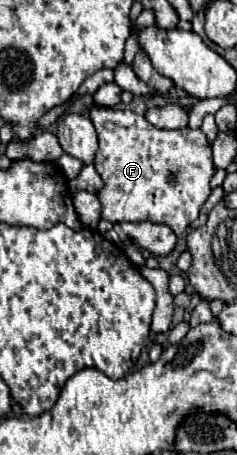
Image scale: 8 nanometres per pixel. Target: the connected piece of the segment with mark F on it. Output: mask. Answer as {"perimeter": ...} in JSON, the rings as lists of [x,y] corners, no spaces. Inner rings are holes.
{"perimeter":[[[90,107],[90,119],[98,133],[98,153],[94,159],[94,167],[104,181],[102,191],[98,191],[98,199],[102,205],[100,217],[110,223],[160,223],[168,225],[176,235],[184,233],[188,225],[198,217],[200,207],[210,195],[210,179],[214,175],[212,165],[212,149],[206,145],[206,135],[200,129],[156,129],[152,127],[144,115],[136,115],[134,111],[122,111],[114,107]]]}

